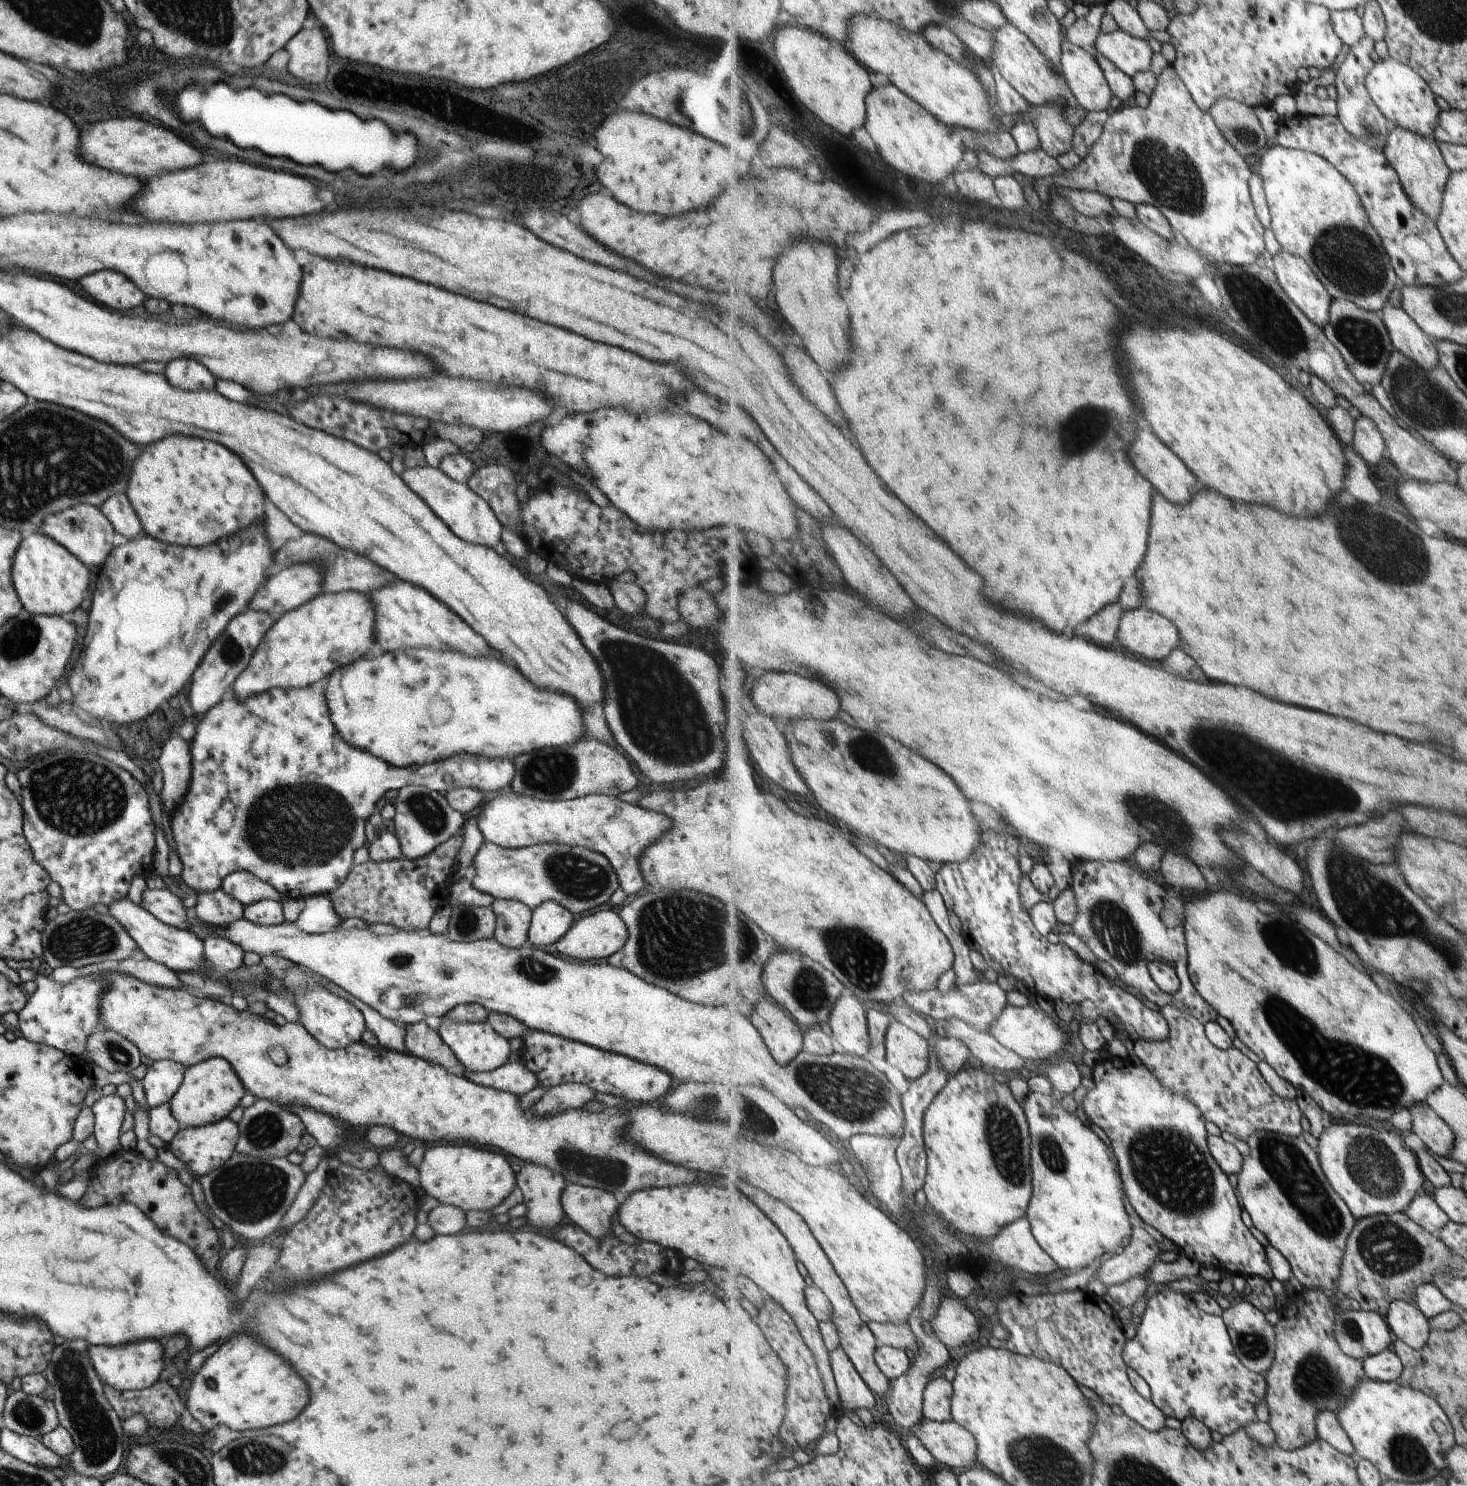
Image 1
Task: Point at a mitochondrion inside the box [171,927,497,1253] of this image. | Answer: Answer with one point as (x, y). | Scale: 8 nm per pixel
(249, 1193)

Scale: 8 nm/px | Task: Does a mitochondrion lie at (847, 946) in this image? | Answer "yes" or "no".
yes

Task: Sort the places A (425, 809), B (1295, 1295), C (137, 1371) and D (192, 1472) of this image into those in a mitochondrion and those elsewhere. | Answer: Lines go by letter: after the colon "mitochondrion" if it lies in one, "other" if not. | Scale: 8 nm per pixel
A: mitochondrion
B: other
C: other
D: mitochondrion

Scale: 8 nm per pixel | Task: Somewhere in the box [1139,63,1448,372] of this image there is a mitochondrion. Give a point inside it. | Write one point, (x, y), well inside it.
(1346, 256)

